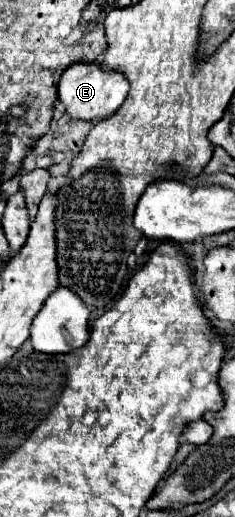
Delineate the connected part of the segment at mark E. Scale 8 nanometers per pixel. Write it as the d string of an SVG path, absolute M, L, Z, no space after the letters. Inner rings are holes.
M80 62L80 66L70 66L64 70L58 82L58 102L62 102L66 114L72 120L86 120L86 122L100 122L104 118L110 118L116 108L124 102L128 94L128 80L122 74L104 74L100 66Z

